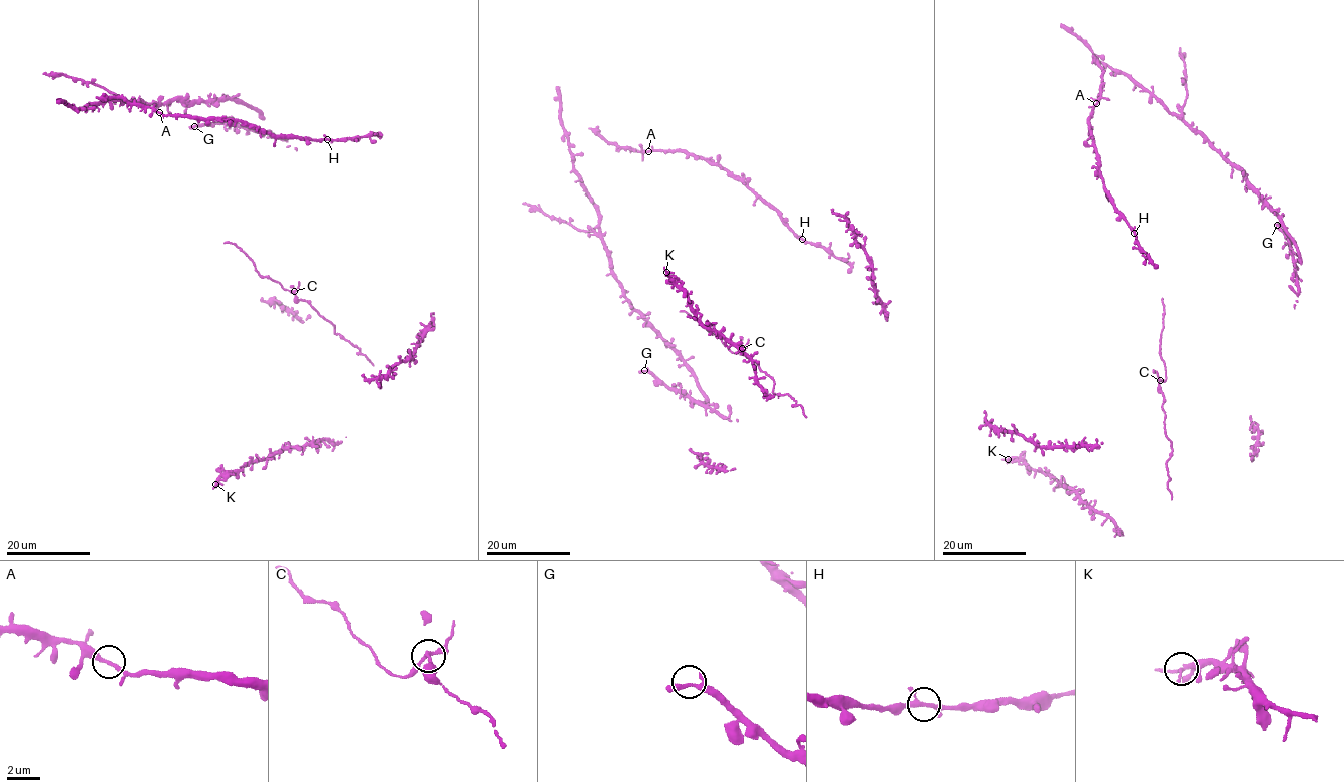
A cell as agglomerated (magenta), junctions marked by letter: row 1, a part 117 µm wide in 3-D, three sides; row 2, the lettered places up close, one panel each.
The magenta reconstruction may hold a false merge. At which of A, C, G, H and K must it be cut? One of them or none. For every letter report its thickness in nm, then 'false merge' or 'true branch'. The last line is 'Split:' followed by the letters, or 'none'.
A: calibre 240 nm; true branch
C: calibre 200 nm; false merge
G: calibre 240 nm; true branch
H: calibre 240 nm; true branch
K: calibre 180 nm; true branch
Split: C

